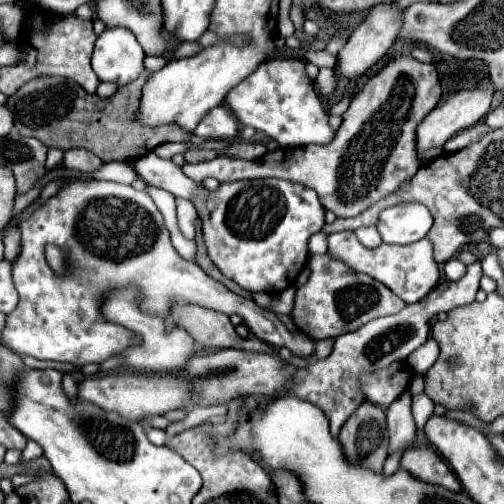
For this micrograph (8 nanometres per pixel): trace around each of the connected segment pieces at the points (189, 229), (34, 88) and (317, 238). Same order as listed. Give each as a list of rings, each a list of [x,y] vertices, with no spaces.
[[[177,198],[177,222],[179,222],[179,230],[187,240],[195,238],[195,228],[193,228],[193,220],[197,218],[197,212],[193,208],[193,204],[189,200]]]
[[[145,70],[137,82],[131,82],[131,86],[119,88],[111,98],[99,98],[87,94],[81,86],[77,86],[73,80],[67,78],[37,78],[21,86],[13,96],[7,100],[7,108],[15,116],[15,128],[19,134],[41,140],[47,148],[67,146],[59,150],[71,150],[71,148],[85,148],[103,162],[111,160],[137,160],[145,154],[149,154],[153,148],[157,148],[163,142],[189,142],[191,134],[183,132],[177,126],[159,126],[159,128],[143,128],[133,118],[139,108],[141,88],[145,80],[149,78],[149,70]]]
[[[325,232],[313,234],[311,240],[309,240],[309,252],[311,254],[323,254],[323,252],[327,252],[327,236],[329,234],[325,234]]]

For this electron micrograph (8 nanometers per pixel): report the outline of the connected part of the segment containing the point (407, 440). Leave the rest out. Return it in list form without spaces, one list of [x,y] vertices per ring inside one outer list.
[[[405,390],[389,408],[387,408],[387,428],[389,428],[389,454],[411,446],[415,438],[415,422],[411,416],[411,392]]]

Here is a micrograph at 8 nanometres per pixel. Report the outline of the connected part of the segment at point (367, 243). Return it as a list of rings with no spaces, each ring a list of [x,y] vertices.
[[[375,226],[359,228],[359,230],[355,230],[355,234],[357,234],[359,242],[361,242],[365,248],[377,248],[377,246],[381,246],[381,244],[383,244],[381,234],[377,232],[377,228],[375,228]]]

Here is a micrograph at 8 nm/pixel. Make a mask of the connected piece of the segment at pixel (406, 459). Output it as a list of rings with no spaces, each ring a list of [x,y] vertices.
[[[411,446],[411,448],[407,448],[403,452],[403,458],[401,458],[401,468],[411,472],[413,476],[421,478],[423,482],[439,484],[439,486],[445,486],[453,492],[461,490],[461,484],[459,484],[457,476],[453,474],[453,470],[429,446]]]

